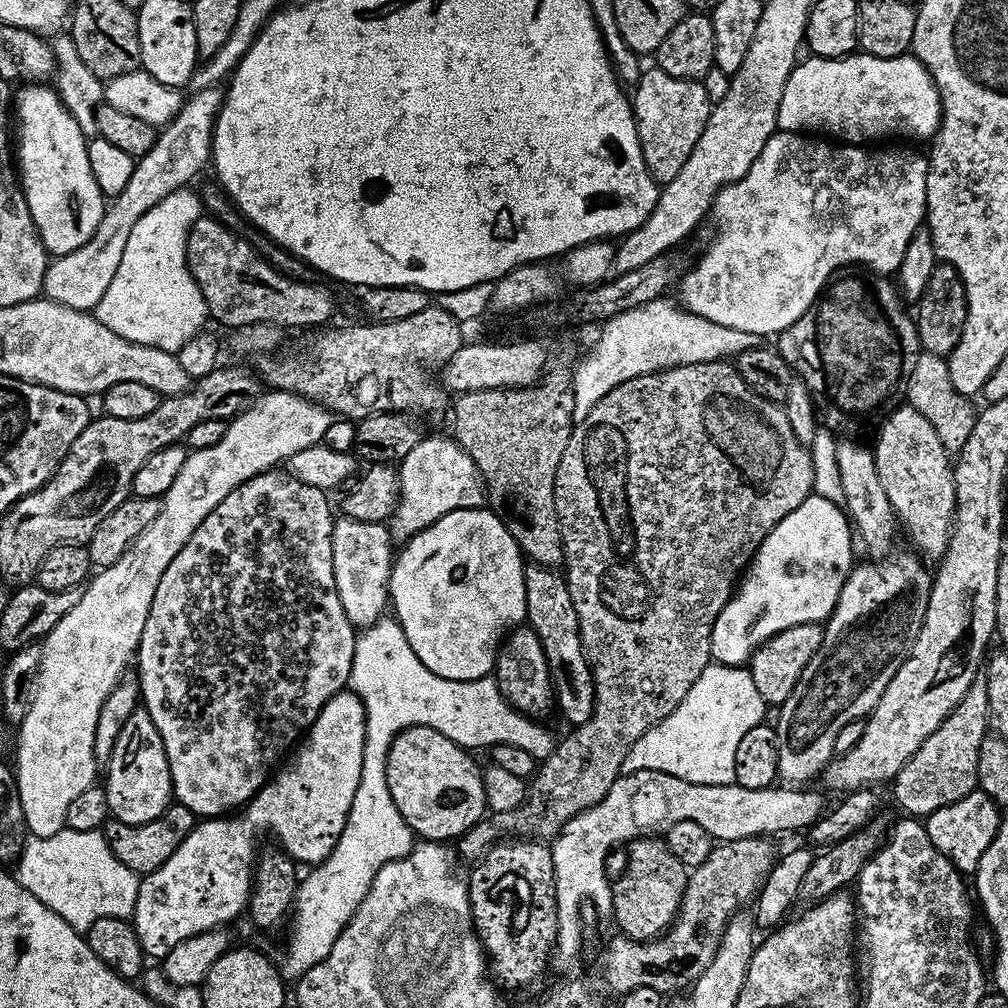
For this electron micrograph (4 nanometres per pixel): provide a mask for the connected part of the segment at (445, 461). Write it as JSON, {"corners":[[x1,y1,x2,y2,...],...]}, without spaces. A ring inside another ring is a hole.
{"corners":[[425,435,424,439,418,442,418,446,414,446,414,450,410,450,410,454,406,454,406,458,399,460,398,475,400,478,400,497,395,510,392,512,390,521,393,541,408,541,414,534,426,530,431,524,438,522,438,518,442,518,454,510,485,507,486,489,484,479,480,477,480,472,474,466,470,454,466,454,466,450,462,450,462,446,456,443,451,435]]}

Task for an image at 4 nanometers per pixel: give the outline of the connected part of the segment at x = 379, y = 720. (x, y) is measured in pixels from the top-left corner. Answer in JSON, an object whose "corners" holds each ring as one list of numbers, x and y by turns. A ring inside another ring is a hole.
{"corners":[[381,618,376,624,363,629,356,637,354,662,352,663,351,691,364,704,366,718,366,746,362,750,362,778,358,782,357,793,354,794,350,814,334,850,322,863,315,865,308,877,299,881,294,901,294,916,292,937,288,940,288,949,284,952,282,975,285,981,295,982,306,974,322,958,330,954,330,946,342,934,342,930,350,922,350,918,358,910,362,898,366,898,366,890,370,890,370,882,382,866,404,857,414,847,414,833,412,827,404,821,402,814,398,814,398,806,394,806,394,798,390,798,390,786,386,786,386,754,394,742,394,738,402,730,414,726,430,726,438,730,438,734,446,734,461,748,484,748,490,750,495,744,509,744,526,750,537,762,543,762,556,749,558,736,548,728,543,728,533,717,516,711,496,685,491,675,481,680,447,680,434,674,420,661,418,654,406,642,406,634,400,623,394,618]]}

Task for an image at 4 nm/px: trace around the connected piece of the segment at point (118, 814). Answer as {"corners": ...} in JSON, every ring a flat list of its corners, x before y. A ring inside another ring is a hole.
{"corners":[[137,706,134,714,122,722,118,742,110,754,106,771,102,776,102,787,106,794,108,810,113,820,127,824,154,822,163,816,168,805,173,803,170,762,166,762,166,746,162,746,162,734,154,726,154,718,142,706]]}

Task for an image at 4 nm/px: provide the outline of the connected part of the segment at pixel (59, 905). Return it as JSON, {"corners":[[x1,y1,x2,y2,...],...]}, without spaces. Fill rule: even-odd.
{"corners":[[66,827,58,834,50,834,50,838,29,838,15,865,14,875,20,885,38,898,38,902,66,918,66,922,81,934,87,933,98,918,129,919,141,881,137,873,114,858,103,831,70,830]]}

